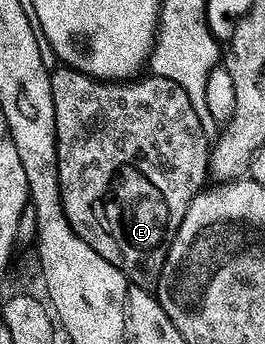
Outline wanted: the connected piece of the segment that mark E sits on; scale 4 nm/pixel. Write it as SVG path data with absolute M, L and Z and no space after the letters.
M58 66L51 73L58 182L66 218L78 238L86 246L94 246L126 278L143 288L155 289L178 226L182 226L190 202L210 176L210 140L204 137L201 113L192 105L190 94L170 78L144 74L123 82L97 82L67 66Z

